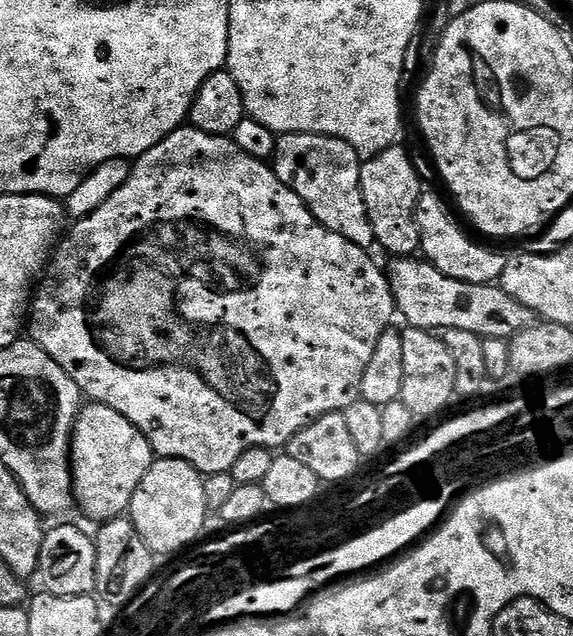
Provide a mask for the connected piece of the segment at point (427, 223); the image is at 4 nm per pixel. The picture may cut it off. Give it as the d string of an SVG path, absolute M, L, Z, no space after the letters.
M425 191L421 195L416 207L416 225L420 231L420 252L423 259L432 264L442 274L462 282L475 284L494 284L499 281L504 272L505 257L475 244L458 225L452 221L448 208L435 196L434 193Z

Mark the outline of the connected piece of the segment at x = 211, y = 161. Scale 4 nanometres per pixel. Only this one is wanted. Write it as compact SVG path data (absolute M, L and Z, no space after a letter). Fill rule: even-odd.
M181 126L166 138L162 138L162 142L158 142L158 146L146 150L146 154L135 157L132 173L128 175L126 182L122 182L122 186L118 186L118 190L114 190L114 194L110 194L110 198L106 198L106 202L102 202L102 206L98 206L98 210L94 210L94 214L83 216L81 220L75 221L67 229L66 235L59 241L58 247L55 249L54 259L49 263L35 289L34 299L30 304L30 328L32 324L30 336L38 347L46 350L46 354L50 354L50 358L54 358L54 362L58 362L58 366L62 366L62 370L66 370L66 374L70 374L70 378L74 378L81 393L89 401L110 406L114 410L118 410L118 414L122 414L130 422L134 422L134 426L138 426L138 430L150 442L152 451L157 457L165 460L184 460L187 464L192 464L196 471L205 477L223 472L231 473L234 462L238 462L238 457L241 454L246 454L246 450L251 448L283 449L290 442L290 438L294 438L294 434L298 434L298 430L310 426L310 422L331 412L343 412L345 408L360 399L362 374L366 374L366 365L374 354L374 346L378 346L378 338L382 338L382 334L393 327L392 319L397 319L398 316L394 294L392 287L388 285L385 269L379 268L368 255L369 253L365 249L342 238L342 234L327 232L316 221L314 214L310 214L310 210L307 204L302 202L302 198L298 198L298 194L294 194L294 190L285 186L265 161L248 156L232 138L206 134L191 126Z

